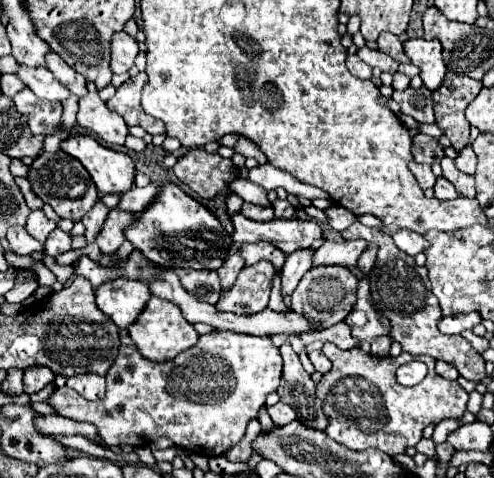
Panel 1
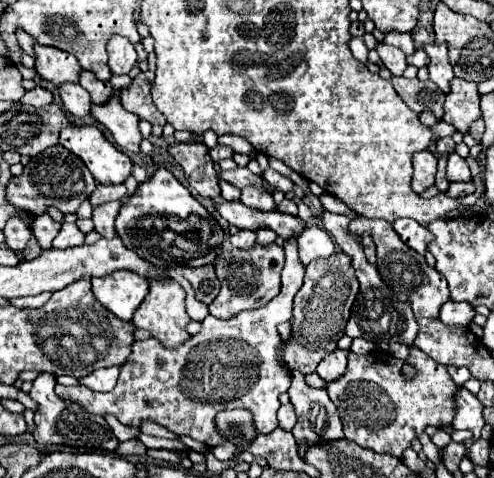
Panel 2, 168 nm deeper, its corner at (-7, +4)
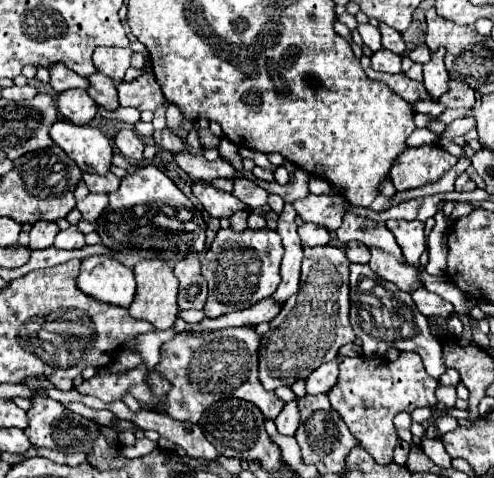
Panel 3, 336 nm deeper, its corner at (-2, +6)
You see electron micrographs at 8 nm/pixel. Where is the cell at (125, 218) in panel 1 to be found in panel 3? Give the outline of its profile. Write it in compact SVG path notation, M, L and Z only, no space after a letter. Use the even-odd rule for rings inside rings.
M89 193L87 199L77 201L77 209L81 211L83 219L89 221L91 225L97 223L97 219L99 219L101 213L107 209L107 205L109 205L107 195L95 195L95 193Z

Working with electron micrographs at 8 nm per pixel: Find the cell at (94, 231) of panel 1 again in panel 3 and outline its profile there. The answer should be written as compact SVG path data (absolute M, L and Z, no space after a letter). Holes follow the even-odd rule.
M83 173L83 181L87 183L91 193L105 193L105 195L115 191L115 189L119 189L119 185L121 185L121 179L115 177L113 173L107 173L107 175L89 175L89 173Z

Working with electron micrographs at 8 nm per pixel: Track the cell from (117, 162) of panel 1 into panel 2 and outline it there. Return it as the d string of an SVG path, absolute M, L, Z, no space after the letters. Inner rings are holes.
M94 125L62 129L60 145L78 155L88 171L94 175L94 179L102 185L124 183L124 179L130 175L130 157L116 149Z

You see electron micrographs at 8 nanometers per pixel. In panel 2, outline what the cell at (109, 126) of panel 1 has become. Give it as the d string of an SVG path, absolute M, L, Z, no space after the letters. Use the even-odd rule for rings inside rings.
M112 97L104 105L92 105L92 117L100 121L112 135L114 143L124 151L124 153L138 153L140 151L140 141L142 133L138 129L138 115L128 113L118 97Z

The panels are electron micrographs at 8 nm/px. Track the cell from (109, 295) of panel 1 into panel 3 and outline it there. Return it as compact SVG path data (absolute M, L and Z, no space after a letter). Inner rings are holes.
M89 257L83 261L77 287L107 303L107 305L119 305L129 307L135 297L135 277L129 267L119 263L113 257Z

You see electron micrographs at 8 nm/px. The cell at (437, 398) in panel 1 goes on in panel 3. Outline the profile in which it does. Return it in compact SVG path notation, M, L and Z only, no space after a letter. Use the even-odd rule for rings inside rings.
M403 351L397 361L363 359L363 357L339 357L339 379L327 393L331 407L347 423L359 445L377 461L393 461L393 451L399 443L393 417L401 411L415 411L415 407L435 407L437 381L431 379L417 353Z

